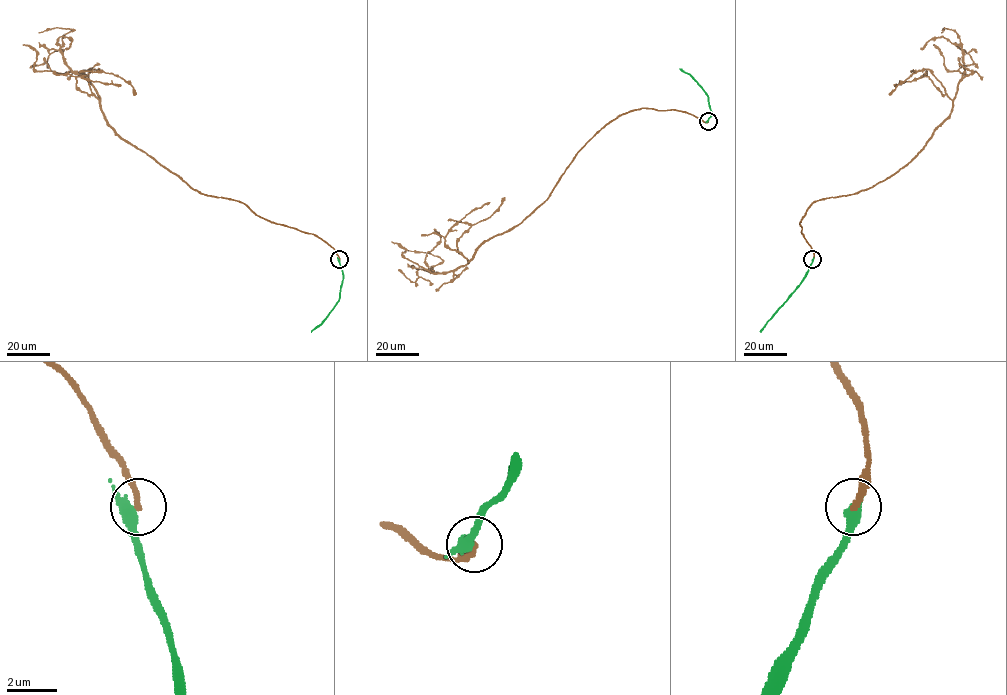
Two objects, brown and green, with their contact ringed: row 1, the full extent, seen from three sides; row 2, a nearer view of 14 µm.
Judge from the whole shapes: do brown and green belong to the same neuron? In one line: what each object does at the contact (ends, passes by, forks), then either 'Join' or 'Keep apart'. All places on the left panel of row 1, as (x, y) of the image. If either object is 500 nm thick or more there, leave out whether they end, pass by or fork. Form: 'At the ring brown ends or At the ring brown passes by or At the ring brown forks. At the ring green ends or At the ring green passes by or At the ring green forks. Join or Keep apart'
At the ring brown ends. At the ring green passes by. Keep apart

